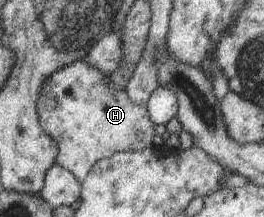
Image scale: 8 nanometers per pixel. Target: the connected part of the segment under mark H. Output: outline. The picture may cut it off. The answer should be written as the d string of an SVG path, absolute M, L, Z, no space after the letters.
M77 61L52 72L42 82L38 94L36 104L38 122L46 134L58 144L59 152L55 164L74 174L74 177L82 183L98 160L118 152L136 152L136 150L151 148L153 144L154 128L148 118L147 106L132 102L126 90L110 88L108 82L110 82L108 75L92 68L86 62Z

